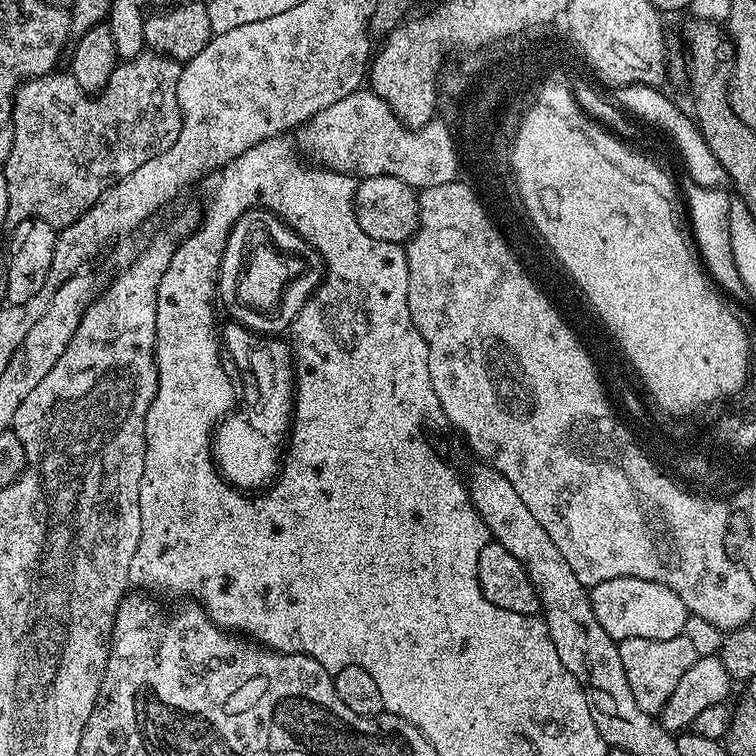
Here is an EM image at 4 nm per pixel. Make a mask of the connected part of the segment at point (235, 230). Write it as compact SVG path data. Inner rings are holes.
M249 208L247 212L243 212L232 227L224 249L220 266L224 272L222 288L308 288L315 292L312 280L322 279L322 261L318 253L310 256L310 260L296 260L294 256L284 254L278 246L300 252L311 250L310 245L292 227L267 208ZM266 224L270 230L264 228ZM260 259L264 259L264 264L268 267L265 272L253 266ZM242 262L246 262L246 268L242 268Z

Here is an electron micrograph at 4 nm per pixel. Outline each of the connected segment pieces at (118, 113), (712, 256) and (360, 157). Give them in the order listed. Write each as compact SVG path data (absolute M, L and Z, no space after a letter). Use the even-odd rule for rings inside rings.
M145 50L133 60L117 63L115 70L110 74L110 82L106 82L106 86L98 94L82 91L78 82L74 82L74 78L67 71L53 70L46 76L33 76L25 79L24 83L17 88L15 96L12 97L12 149L8 159L2 164L2 175L6 178L6 198L8 199L8 209L3 223L15 226L24 220L44 220L57 230L70 226L79 216L86 214L86 210L90 210L94 202L98 202L98 198L107 188L114 186L122 178L126 178L126 174L134 174L138 166L146 166L150 158L161 156L166 150L170 150L170 146L174 146L180 133L180 107L177 104L176 83L180 77L181 67L181 61L172 60L168 56L158 56L154 52Z
M691 180L685 183L682 192L686 210L693 236L696 239L697 252L704 261L705 269L712 277L713 283L733 301L734 299L747 301L749 299L747 287L744 286L738 274L730 246L728 216L731 195L725 189L701 187Z
M371 90L346 94L342 102L326 106L308 119L300 134L299 151L313 165L333 168L335 172L355 174L360 178L398 178L414 190L450 184L457 179L458 145L453 129L451 132L440 118L433 118L421 128L411 129L392 113L381 96Z

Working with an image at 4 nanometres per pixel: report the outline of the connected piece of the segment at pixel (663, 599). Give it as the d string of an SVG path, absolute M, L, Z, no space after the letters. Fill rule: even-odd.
M610 578L610 582L593 584L590 588L594 614L602 622L602 630L619 642L626 638L665 640L681 635L690 621L688 608L672 588L642 578Z

